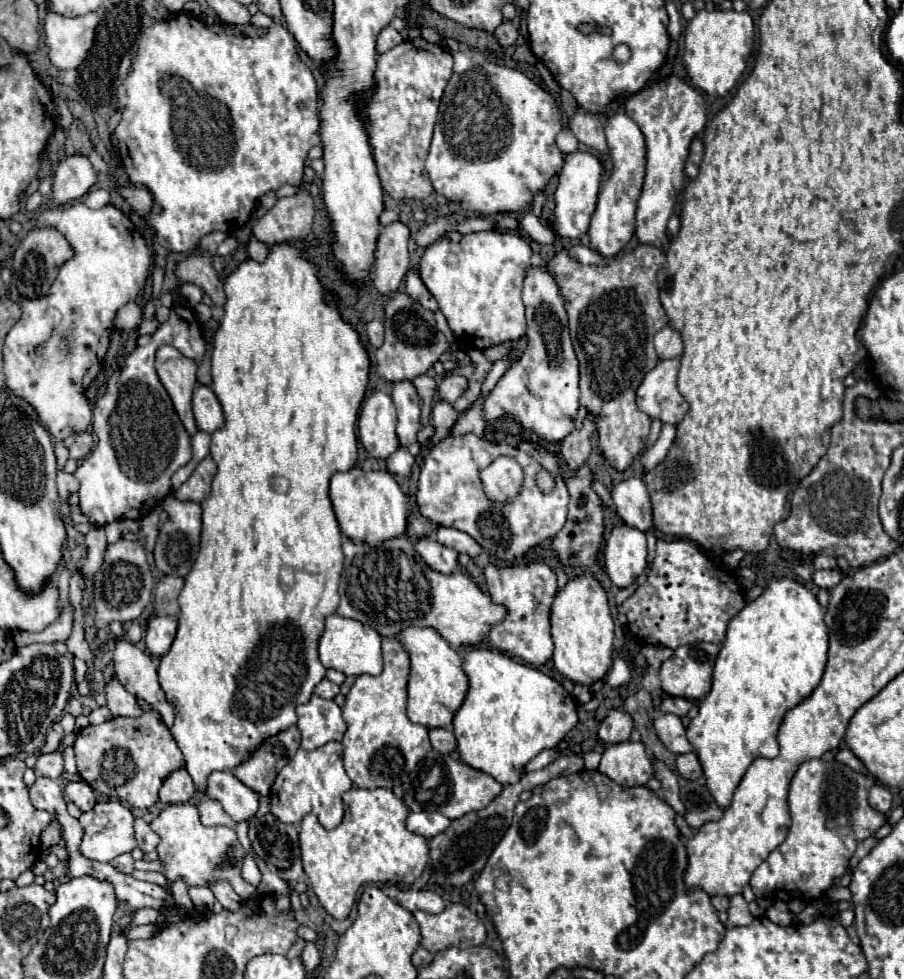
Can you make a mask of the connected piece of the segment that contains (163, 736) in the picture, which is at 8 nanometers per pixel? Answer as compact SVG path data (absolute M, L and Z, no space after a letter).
M137 699L137 703L139 703L139 709L143 711L141 717L113 717L99 725L87 725L85 729L79 731L73 747L75 747L75 757L77 757L77 771L95 791L99 791L101 795L117 797L117 799L129 803L131 807L147 809L159 801L157 791L161 789L163 781L173 771L181 769L185 765L185 759L183 759L183 753L179 751L169 727L161 721L159 711L153 709L143 699Z

